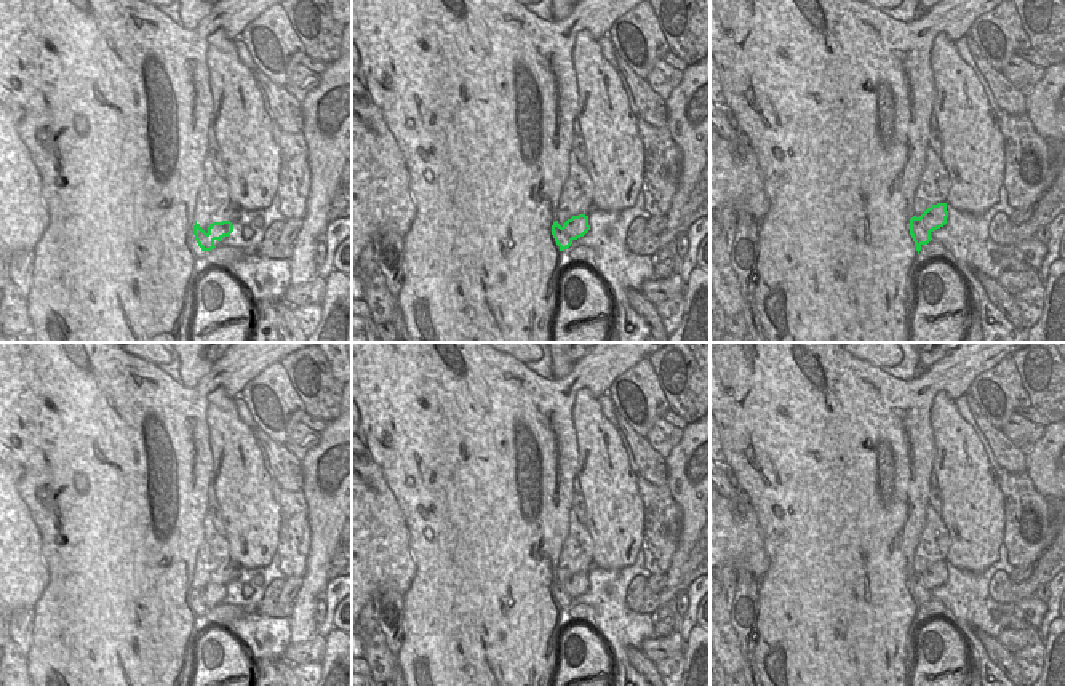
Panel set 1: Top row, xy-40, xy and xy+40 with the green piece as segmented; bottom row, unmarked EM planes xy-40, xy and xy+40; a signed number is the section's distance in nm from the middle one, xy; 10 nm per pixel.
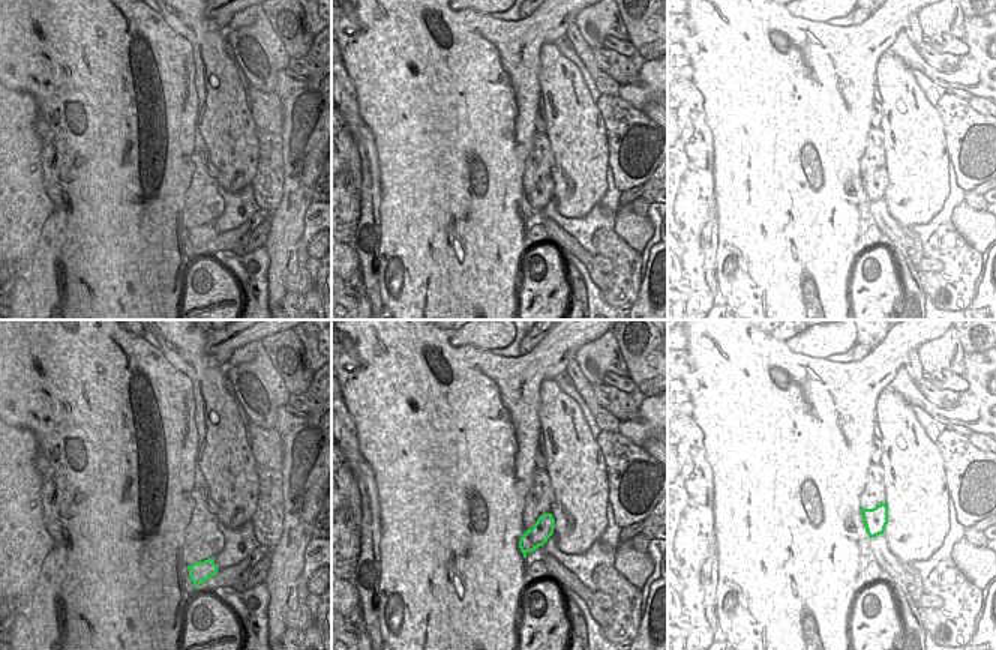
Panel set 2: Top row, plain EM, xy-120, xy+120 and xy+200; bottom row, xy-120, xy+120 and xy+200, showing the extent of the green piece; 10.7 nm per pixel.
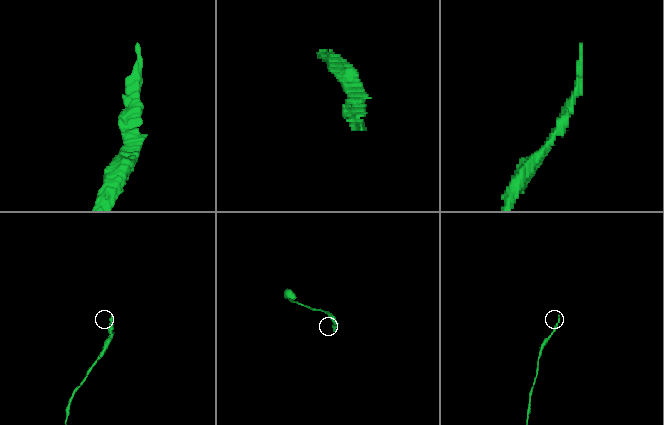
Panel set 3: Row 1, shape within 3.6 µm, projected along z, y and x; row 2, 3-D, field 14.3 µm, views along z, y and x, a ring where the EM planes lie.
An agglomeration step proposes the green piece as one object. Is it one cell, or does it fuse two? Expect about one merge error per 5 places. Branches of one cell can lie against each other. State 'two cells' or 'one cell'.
one cell

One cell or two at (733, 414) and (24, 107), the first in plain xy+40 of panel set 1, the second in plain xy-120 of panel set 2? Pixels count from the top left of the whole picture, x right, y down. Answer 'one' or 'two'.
two

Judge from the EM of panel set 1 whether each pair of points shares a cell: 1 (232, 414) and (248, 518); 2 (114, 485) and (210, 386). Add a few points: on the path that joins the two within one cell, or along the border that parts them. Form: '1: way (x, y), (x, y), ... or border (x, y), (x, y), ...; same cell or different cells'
1: way (240, 440), (247, 458), (248, 493); same cell
2: way (155, 539), (175, 528), (175, 475), (203, 440); same cell

